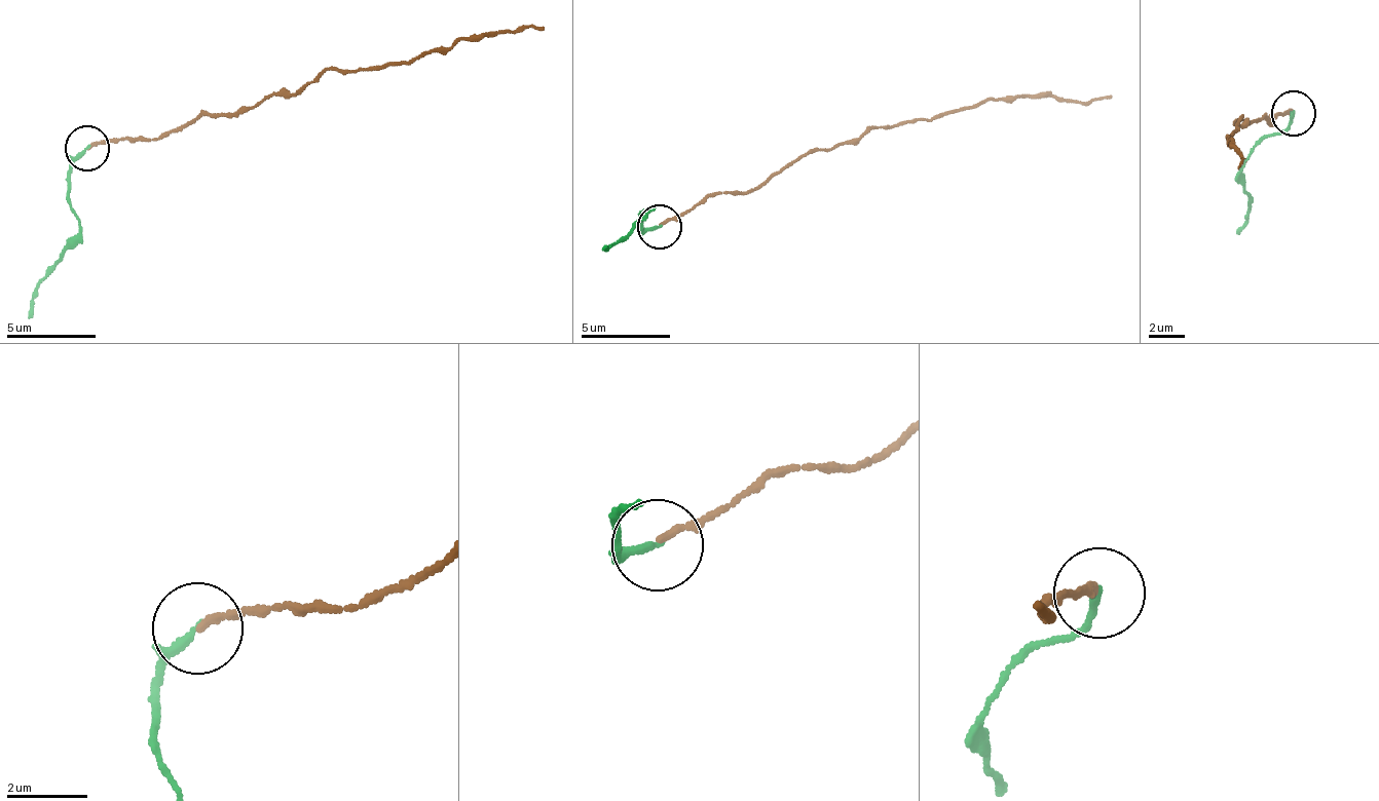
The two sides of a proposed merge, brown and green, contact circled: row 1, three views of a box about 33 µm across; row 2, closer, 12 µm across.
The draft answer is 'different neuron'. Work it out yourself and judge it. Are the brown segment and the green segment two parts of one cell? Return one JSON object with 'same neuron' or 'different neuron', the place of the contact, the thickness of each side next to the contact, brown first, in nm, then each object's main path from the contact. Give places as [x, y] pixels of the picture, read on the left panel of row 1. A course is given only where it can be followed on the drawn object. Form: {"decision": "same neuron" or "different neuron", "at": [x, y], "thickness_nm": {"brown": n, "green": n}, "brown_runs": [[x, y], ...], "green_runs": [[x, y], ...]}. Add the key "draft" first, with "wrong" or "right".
{"draft": "wrong", "decision": "same neuron", "at": [87, 148], "thickness_nm": {"brown": 160, "green": 190}, "brown_runs": [[86, 148], [166, 138], [288, 96], [328, 69], [400, 67], [462, 36], [543, 27]], "green_runs": [[86, 147], [68, 175], [78, 242], [38, 287], [29, 318]]}

